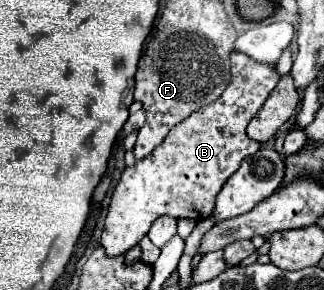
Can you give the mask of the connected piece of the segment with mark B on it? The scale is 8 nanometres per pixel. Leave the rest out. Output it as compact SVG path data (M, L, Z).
M231 52L231 82L221 98L173 126L163 144L133 166L127 166L121 174L101 234L107 256L119 256L139 244L159 216L167 214L195 222L211 216L215 196L225 180L239 168L245 156L261 148L259 142L245 134L245 128L277 82L279 72L275 66L269 68L267 64L257 64L257 60L249 60L243 52Z

